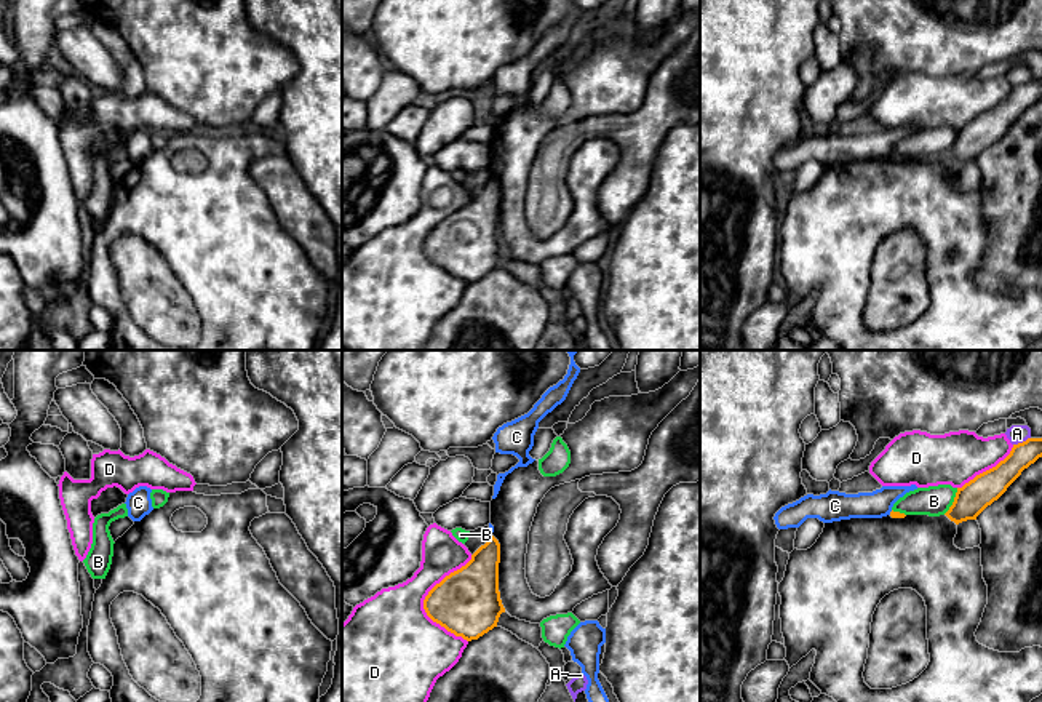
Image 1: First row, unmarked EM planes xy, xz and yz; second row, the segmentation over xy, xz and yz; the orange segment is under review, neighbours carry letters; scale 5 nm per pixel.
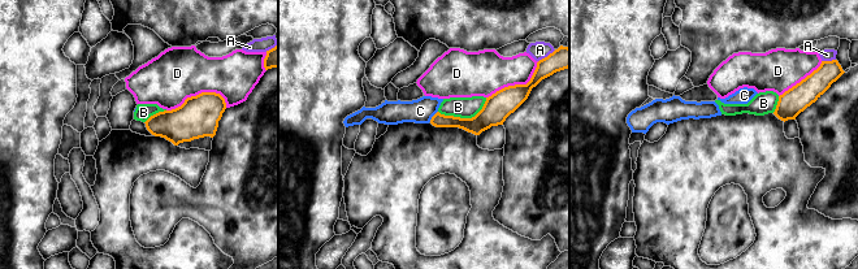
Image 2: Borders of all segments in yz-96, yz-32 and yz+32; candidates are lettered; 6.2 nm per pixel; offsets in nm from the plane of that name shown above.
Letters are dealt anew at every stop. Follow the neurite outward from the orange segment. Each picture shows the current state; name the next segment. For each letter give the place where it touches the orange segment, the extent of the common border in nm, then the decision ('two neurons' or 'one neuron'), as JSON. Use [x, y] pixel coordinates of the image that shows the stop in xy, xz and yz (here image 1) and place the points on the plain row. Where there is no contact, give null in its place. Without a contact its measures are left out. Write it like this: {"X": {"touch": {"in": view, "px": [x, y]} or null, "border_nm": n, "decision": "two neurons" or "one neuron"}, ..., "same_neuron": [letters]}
{"A": {"touch": {"in": "yz", "px": [1023, 83]}, "border_nm": 100, "decision": "two neurons"}, "B": {"touch": {"in": "yz", "px": [954, 143]}, "border_nm": 150, "decision": "two neurons"}, "C": {"touch": {"in": "yz", "px": [890, 154]}, "border_nm": 30, "decision": "two neurons"}, "D": {"touch": {"in": "xz", "px": [424, 243]}, "border_nm": 440, "decision": "two neurons"}, "same_neuron": []}

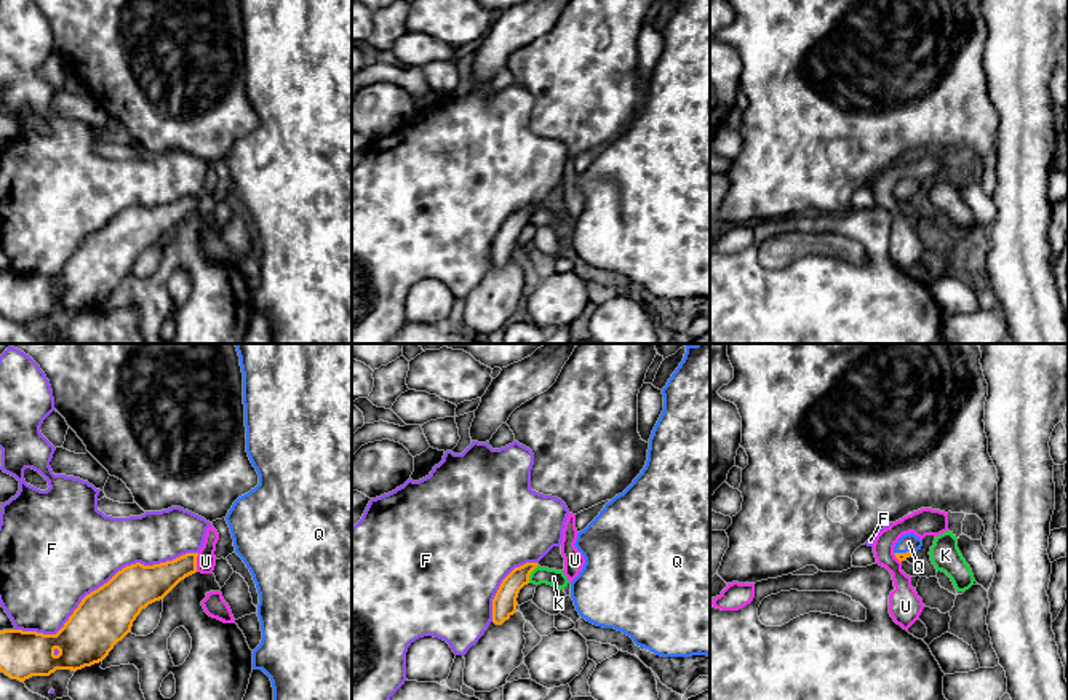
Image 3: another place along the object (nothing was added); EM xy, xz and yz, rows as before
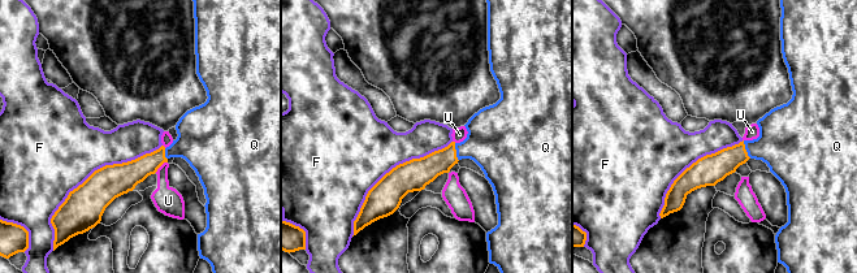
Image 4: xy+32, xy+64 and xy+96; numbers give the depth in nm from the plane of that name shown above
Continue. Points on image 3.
{"F": {"touch": {"in": "xy", "px": [104, 226]}, "border_nm": 1000, "decision": "two neurons"}, "K": {"touch": {"in": "xz", "px": [530, 216]}, "border_nm": 110, "decision": "two neurons"}, "Q": {"touch": {"in": "yz", "px": [904, 195]}, "border_nm": 110, "decision": "one neuron"}, "U": {"touch": {"in": "xy", "px": [195, 203]}, "border_nm": 90, "decision": "two neurons"}, "same_neuron": ["Q"]}

